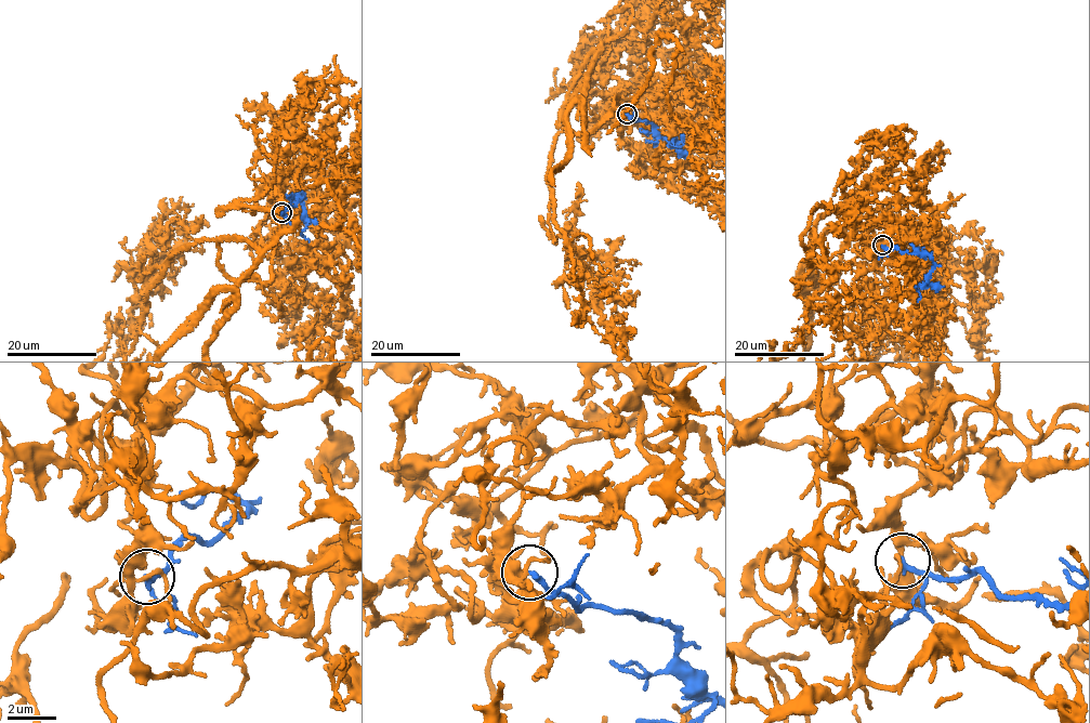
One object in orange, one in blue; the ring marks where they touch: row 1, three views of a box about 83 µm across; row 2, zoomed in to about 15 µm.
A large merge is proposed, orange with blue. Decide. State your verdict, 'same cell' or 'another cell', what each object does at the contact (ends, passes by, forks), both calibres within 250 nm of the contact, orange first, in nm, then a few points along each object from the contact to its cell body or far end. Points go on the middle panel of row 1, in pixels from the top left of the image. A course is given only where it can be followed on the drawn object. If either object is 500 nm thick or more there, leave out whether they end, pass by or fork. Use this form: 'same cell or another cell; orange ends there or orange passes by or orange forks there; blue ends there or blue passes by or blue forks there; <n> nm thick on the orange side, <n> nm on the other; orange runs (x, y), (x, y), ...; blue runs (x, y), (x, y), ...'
another cell; orange forks there; blue passes by; 190 nm thick on the orange side, 160 nm on the other; blue runs (626, 114), (635, 120), (651, 122), (654, 132), (670, 146), (678, 140), (673, 141), (677, 146), (683, 144)

